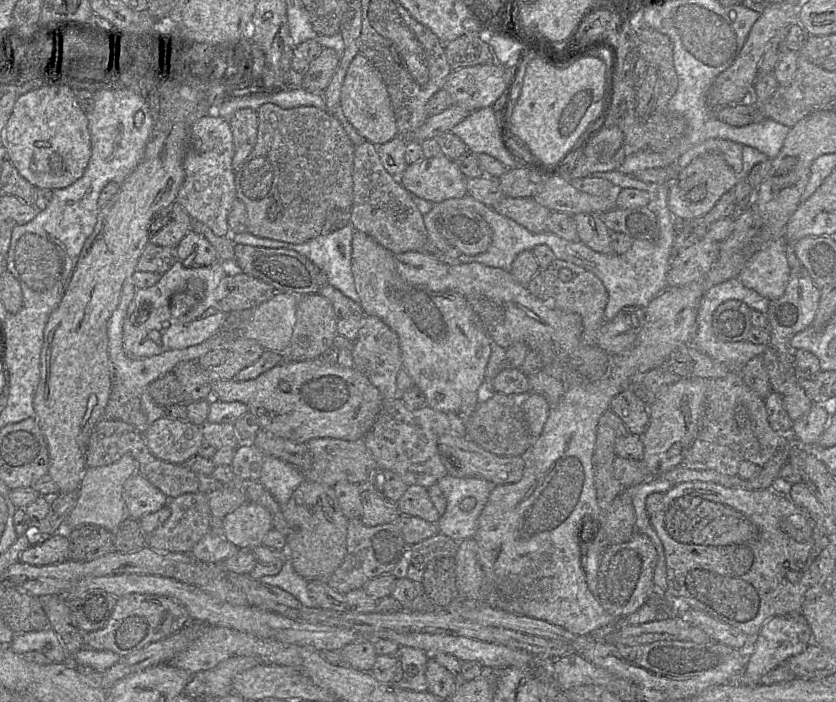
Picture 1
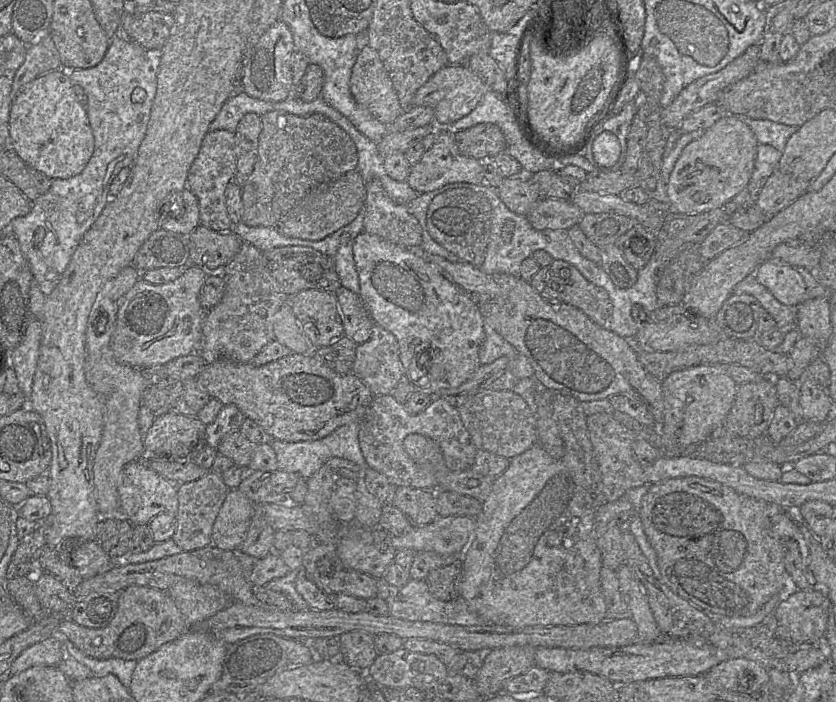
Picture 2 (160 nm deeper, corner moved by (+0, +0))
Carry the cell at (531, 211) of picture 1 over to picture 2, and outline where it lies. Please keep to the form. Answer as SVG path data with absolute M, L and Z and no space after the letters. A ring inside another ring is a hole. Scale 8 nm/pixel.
M542 198L526 215L536 230L570 229L578 225L584 213L569 200Z

